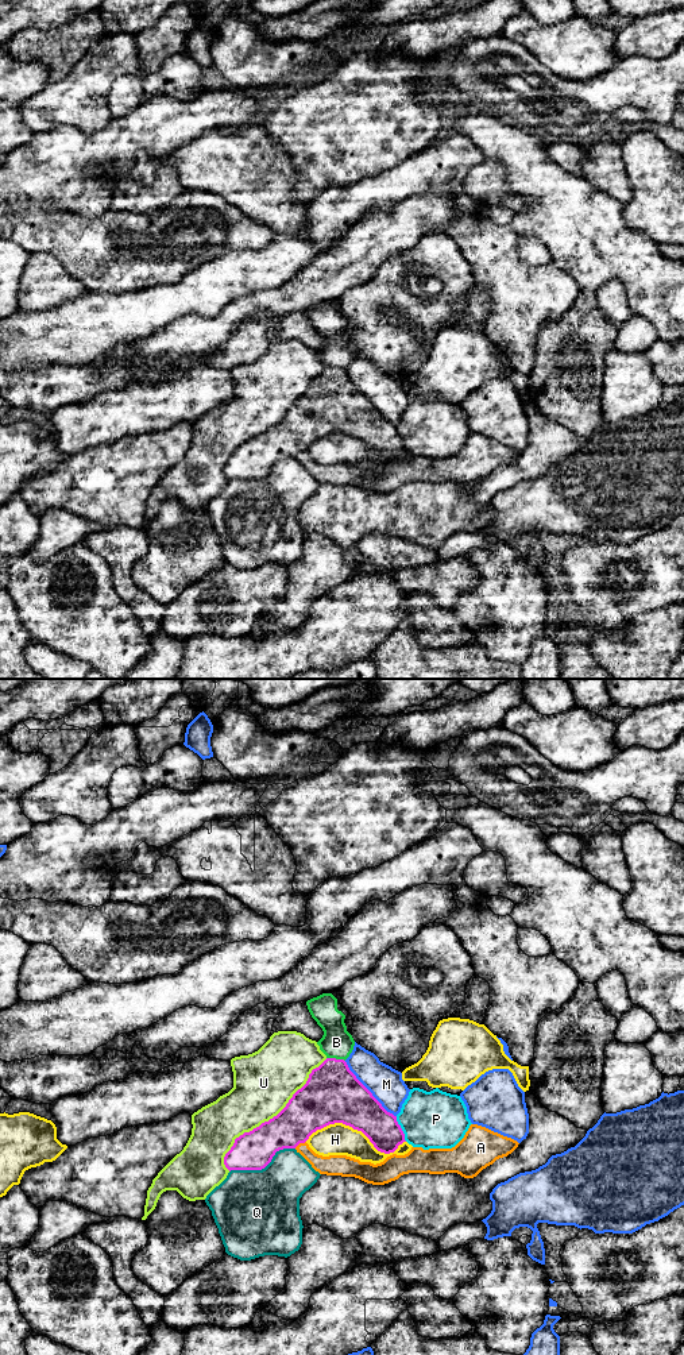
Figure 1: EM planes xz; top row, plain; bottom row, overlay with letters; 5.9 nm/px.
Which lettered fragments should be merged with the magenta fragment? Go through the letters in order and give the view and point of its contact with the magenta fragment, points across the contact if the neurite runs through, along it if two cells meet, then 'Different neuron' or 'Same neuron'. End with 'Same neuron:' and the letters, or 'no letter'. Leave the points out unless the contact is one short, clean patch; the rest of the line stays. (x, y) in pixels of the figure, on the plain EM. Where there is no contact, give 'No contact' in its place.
A: Touches magenta at xz (300, 451). Different neuron
B: Touches magenta at xz (335, 367). Boundary: xz (327, 366), (344, 370). Different neuron
H: Touches magenta at xz (356, 437). Different neuron
M: Touches magenta at xz (368, 400). Different neuron
P: Touches magenta at xz (401, 437). Different neuron
Q: Touches magenta at xz (263, 477). Different neuron
U: Touches magenta at xz (270, 428). Different neuron
Same neuron: no letter

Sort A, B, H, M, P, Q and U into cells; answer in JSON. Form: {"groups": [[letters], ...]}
{"groups": [["A"], ["B", "M"], ["H"], ["P"], ["Q"], ["U"]]}

